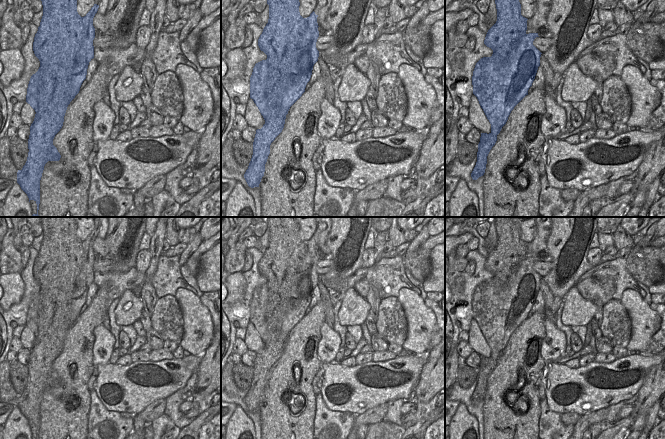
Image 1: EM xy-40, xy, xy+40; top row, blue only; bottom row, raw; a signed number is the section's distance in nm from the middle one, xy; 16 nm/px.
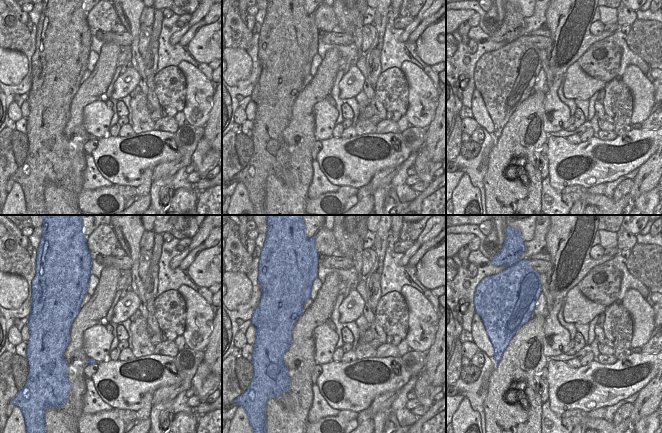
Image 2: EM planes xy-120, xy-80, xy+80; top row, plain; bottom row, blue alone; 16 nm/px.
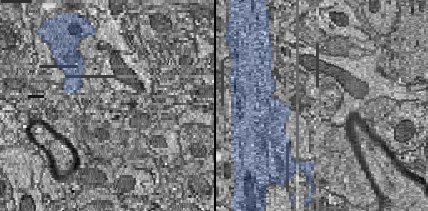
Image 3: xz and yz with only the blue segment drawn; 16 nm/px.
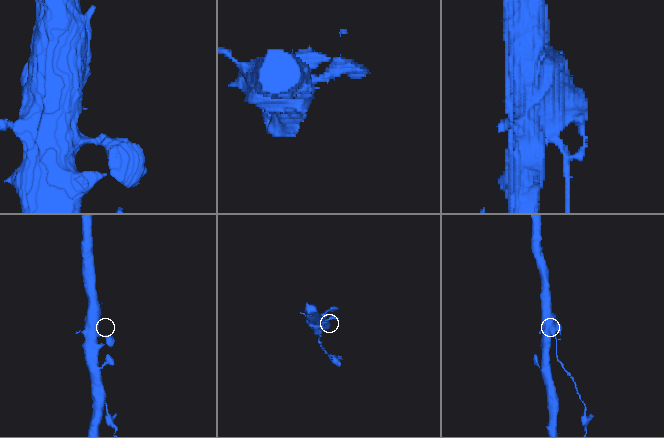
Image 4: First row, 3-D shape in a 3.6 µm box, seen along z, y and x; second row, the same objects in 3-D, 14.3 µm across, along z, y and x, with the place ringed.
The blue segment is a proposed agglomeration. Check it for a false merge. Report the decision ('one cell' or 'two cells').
two cells

